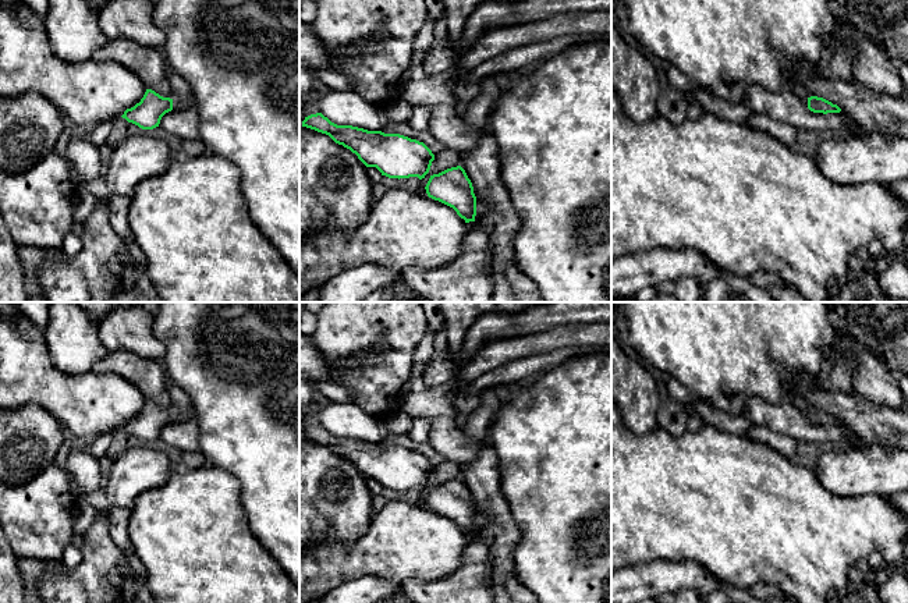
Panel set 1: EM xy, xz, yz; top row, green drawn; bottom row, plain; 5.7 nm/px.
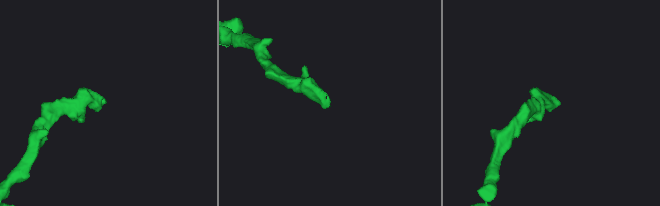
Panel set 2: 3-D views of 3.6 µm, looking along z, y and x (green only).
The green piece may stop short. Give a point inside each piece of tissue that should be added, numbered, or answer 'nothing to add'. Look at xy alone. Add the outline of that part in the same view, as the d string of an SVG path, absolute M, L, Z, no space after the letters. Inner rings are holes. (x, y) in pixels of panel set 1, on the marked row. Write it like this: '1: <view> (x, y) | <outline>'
1: xy (183, 96) | M167 68L167 77L171 86L173 110L194 106L194 93L188 82L171 68Z

